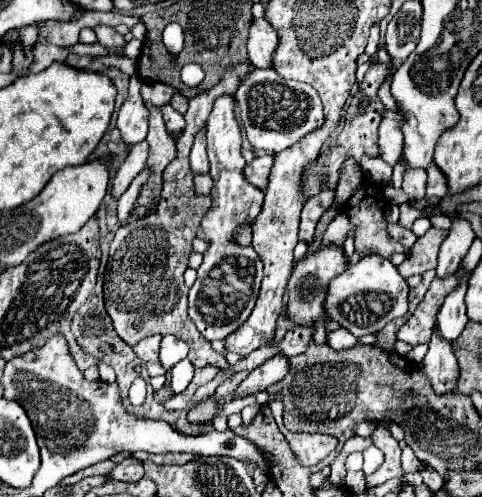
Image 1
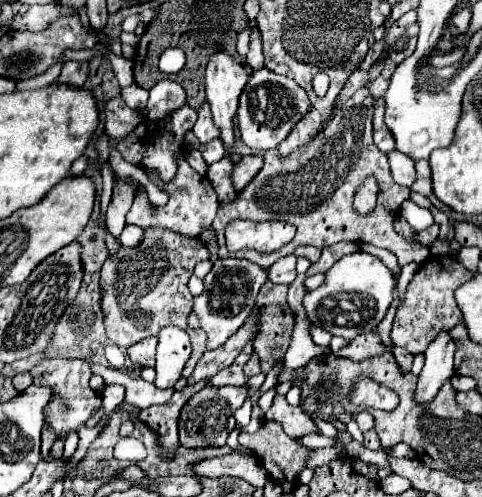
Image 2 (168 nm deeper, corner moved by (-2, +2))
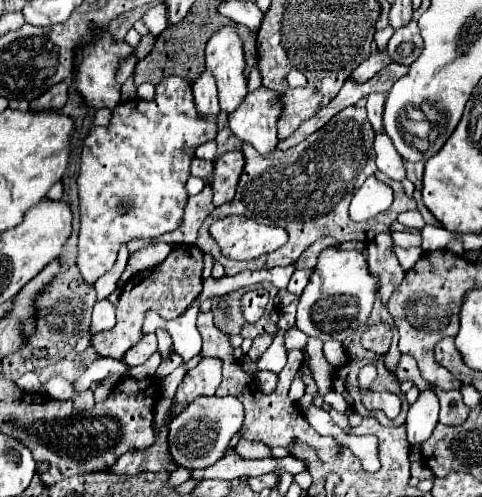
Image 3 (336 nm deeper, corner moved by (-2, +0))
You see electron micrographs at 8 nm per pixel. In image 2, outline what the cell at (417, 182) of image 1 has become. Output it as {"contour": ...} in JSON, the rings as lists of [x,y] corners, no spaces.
{"contour":[[[398,150],[388,154],[388,162],[390,162],[390,170],[392,170],[392,178],[402,184],[402,186],[412,186],[414,184],[414,160]]]}

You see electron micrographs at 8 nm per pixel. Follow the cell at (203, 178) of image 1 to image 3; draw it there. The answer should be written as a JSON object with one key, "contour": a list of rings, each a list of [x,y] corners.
{"contour":[[[198,158],[192,162],[192,176],[202,178],[206,184],[212,182],[212,170],[214,170],[214,162],[198,160]]]}

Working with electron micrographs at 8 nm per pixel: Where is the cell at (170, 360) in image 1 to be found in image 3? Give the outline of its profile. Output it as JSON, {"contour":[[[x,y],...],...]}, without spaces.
{"contour":[[[158,328],[155,333],[157,336],[158,350],[162,352],[162,356],[168,356],[172,352],[172,338],[170,338],[170,334],[166,330],[162,330],[162,328]]]}

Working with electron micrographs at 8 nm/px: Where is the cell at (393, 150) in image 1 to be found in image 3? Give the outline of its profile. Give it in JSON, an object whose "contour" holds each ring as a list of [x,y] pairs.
{"contour":[[[370,94],[366,104],[366,112],[368,112],[368,122],[372,124],[372,128],[376,130],[376,134],[384,132],[382,130],[382,110],[384,110],[384,102],[386,102],[386,94]]]}

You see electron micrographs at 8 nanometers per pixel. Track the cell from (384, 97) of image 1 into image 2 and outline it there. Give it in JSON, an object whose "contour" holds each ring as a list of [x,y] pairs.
{"contour":[[[378,76],[376,80],[372,80],[372,82],[368,84],[368,88],[370,88],[370,94],[372,94],[374,98],[380,98],[380,96],[384,96],[384,92],[386,92],[386,88],[388,88],[388,80],[386,80],[384,76]]]}

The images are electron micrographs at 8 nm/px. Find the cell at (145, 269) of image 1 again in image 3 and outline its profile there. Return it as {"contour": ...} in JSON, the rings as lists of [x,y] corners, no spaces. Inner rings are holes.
{"contour":[[[190,244],[174,246],[170,256],[162,264],[138,274],[136,278],[130,278],[124,284],[120,302],[116,306],[116,326],[112,330],[98,332],[92,338],[90,346],[96,350],[98,356],[110,356],[120,360],[126,354],[126,350],[130,350],[142,338],[142,322],[146,310],[154,310],[164,320],[172,320],[184,314],[184,310],[198,298],[200,292],[202,292],[202,252],[198,250],[198,246]],[[148,276],[156,280],[144,280]]]}

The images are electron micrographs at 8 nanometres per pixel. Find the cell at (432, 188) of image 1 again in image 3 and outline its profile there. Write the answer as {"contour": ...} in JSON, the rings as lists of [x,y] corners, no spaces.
{"contour":[[[404,162],[406,178],[416,186],[416,190],[422,188],[422,174],[424,174],[424,162]]]}

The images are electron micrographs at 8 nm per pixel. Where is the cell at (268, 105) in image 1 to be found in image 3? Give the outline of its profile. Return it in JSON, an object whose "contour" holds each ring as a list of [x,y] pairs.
{"contour":[[[262,86],[246,94],[244,102],[228,114],[228,124],[242,142],[252,144],[260,154],[270,154],[278,144],[276,120],[280,110],[282,104],[278,102],[278,94]]]}

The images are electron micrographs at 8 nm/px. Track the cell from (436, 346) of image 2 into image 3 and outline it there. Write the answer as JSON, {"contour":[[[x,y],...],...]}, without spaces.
{"contour":[[[432,390],[420,392],[418,400],[410,406],[406,418],[408,430],[408,446],[410,450],[420,450],[422,442],[426,442],[438,424],[438,398]]]}

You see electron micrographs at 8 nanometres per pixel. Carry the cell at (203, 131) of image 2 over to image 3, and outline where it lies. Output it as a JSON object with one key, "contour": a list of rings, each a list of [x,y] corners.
{"contour":[[[202,70],[202,74],[194,80],[192,84],[194,88],[194,98],[196,98],[196,106],[202,114],[218,114],[220,106],[218,106],[218,96],[216,96],[216,82],[214,82],[214,74],[210,74],[210,70]]]}

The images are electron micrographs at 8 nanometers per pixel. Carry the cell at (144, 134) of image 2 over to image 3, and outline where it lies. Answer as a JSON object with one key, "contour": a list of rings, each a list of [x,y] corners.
{"contour":[[[168,76],[156,86],[154,100],[130,100],[112,110],[108,126],[92,128],[84,140],[80,174],[78,174],[78,198],[80,198],[80,232],[78,232],[78,270],[82,278],[92,286],[102,274],[106,274],[118,256],[122,244],[134,238],[156,238],[172,232],[182,224],[184,206],[188,202],[186,180],[190,178],[190,164],[200,144],[216,138],[216,120],[206,122],[194,106],[192,86],[180,76]]]}

